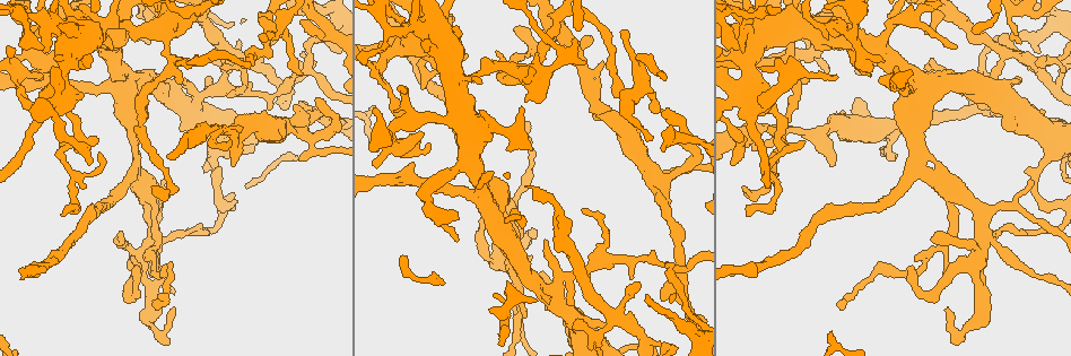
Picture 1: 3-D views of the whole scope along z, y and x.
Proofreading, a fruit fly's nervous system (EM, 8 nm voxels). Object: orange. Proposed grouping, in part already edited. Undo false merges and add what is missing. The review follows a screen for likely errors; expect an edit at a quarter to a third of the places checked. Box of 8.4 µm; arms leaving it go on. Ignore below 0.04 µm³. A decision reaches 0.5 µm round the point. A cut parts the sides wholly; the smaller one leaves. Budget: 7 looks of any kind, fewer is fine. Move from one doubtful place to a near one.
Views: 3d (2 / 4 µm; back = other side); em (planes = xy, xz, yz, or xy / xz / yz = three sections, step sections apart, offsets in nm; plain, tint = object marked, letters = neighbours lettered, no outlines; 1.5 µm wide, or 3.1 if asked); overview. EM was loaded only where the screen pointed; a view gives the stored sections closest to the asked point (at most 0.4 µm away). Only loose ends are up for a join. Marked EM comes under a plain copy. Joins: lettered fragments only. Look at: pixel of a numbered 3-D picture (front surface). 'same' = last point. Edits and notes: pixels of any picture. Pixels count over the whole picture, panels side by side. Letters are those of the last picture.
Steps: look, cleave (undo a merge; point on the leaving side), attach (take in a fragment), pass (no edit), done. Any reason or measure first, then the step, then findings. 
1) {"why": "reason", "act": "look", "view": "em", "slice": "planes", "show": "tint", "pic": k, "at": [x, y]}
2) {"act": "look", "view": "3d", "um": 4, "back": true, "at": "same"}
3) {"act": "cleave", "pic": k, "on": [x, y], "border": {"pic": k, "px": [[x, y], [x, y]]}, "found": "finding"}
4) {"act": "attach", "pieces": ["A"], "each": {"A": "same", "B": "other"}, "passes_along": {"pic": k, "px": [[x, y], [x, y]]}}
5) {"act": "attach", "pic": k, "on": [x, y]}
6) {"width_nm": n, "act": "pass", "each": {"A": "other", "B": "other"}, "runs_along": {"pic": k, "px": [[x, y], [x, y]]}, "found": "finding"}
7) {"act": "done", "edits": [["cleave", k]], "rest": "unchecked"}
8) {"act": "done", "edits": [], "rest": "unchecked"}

{"act": "look", "view": "em", "slice": "planes", "show": "letters", "pic": 1, "at": [258, 35]}

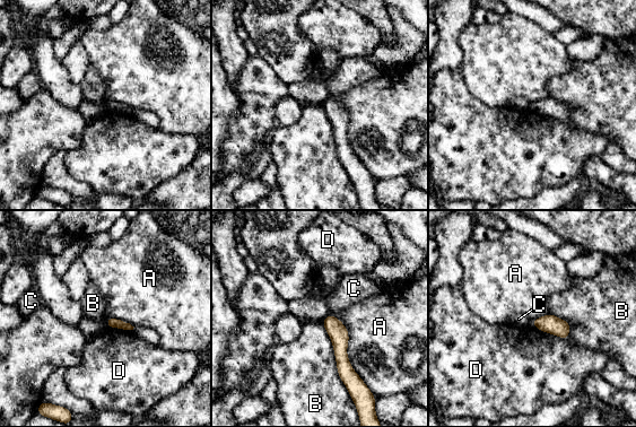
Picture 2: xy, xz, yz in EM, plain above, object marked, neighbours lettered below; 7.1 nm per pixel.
{"act": "pass", "each": {"A": "other", "B": "other", "C": "other", "D": "other"}, "found": "none of them fits"}

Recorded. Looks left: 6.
{"act": "look", "view": "em", "slice": "yz", "step": 4, "show": "tint", "pic": 1, "at": [604, 63]}

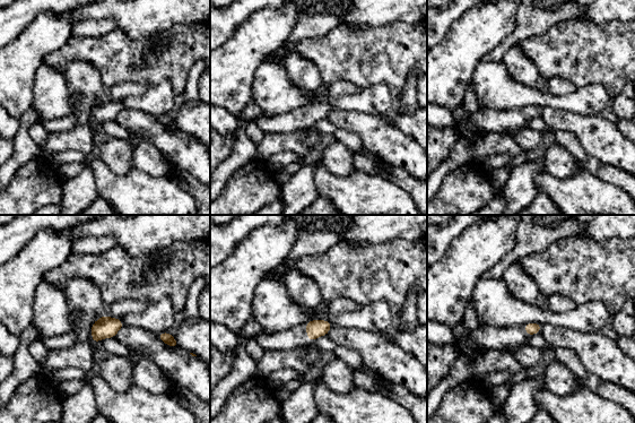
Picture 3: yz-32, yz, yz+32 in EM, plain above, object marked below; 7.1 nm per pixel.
{"act": "look", "view": "em", "slice": "yz", "step": 4, "show": "letters", "at": "same"}

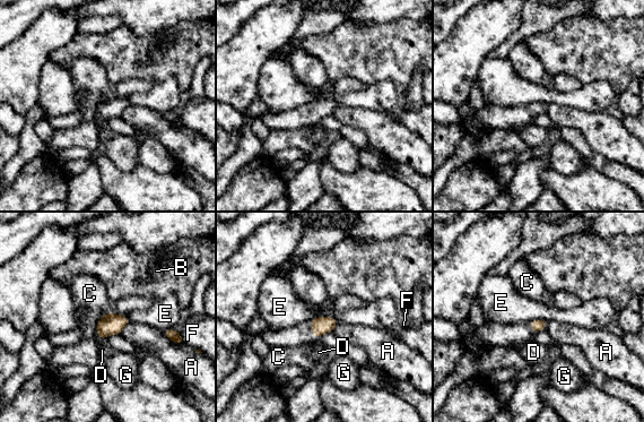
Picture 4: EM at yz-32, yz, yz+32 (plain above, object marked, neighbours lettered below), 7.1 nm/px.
{"act": "pass", "each": {"A": "other", "B": "other", "C": "other", "D": "other", "E": "other", "F": "other", "G": "other"}, "border": {"pic": 4, "px": [[311, 319], [331, 316], [338, 321]]}, "found": "none of them fits"}

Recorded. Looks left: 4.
{"act": "look", "view": "em", "slice": "xz", "step": 4, "show": "tint", "pic": 1, "at": [884, 129]}

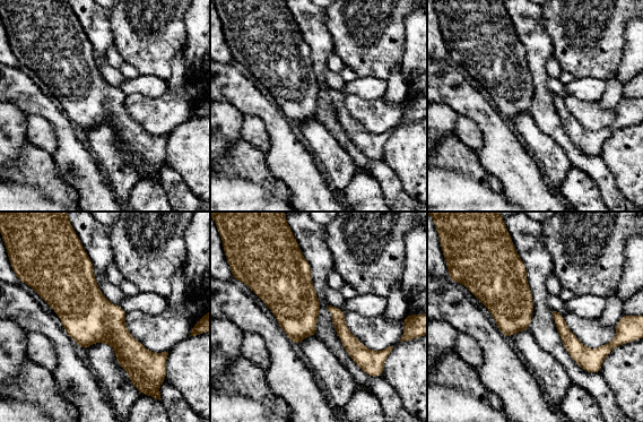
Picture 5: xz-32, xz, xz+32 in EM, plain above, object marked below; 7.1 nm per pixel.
{"why": "another direction", "act": "look", "view": "em", "slice": "planes", "show": "tint", "at": "same"}

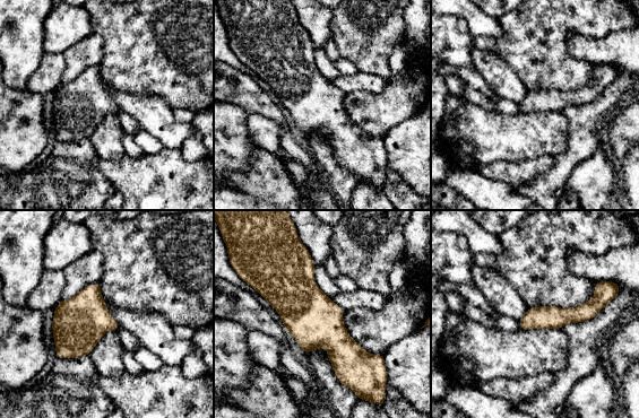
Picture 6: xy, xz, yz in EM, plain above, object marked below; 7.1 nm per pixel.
{"why": "what lies round it", "act": "look", "view": "em", "slice": "planes", "show": "letters", "at": "same"}

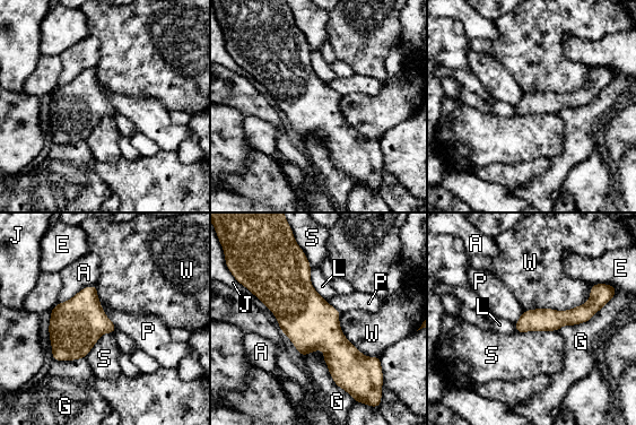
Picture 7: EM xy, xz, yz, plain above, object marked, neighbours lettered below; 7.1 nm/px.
{"width_nm": 160, "act": "pass", "each": {"A": "other", "E": "other", "G": "other", "J": "other", "L": "other", "P": "other", "S": "other", "W": "other"}, "border": {"pic": 7, "px": [[557, 330], [516, 332]]}, "found": "one cell here"}

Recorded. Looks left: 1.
{"act": "done", "edits": [], "rest": "unchecked"}

